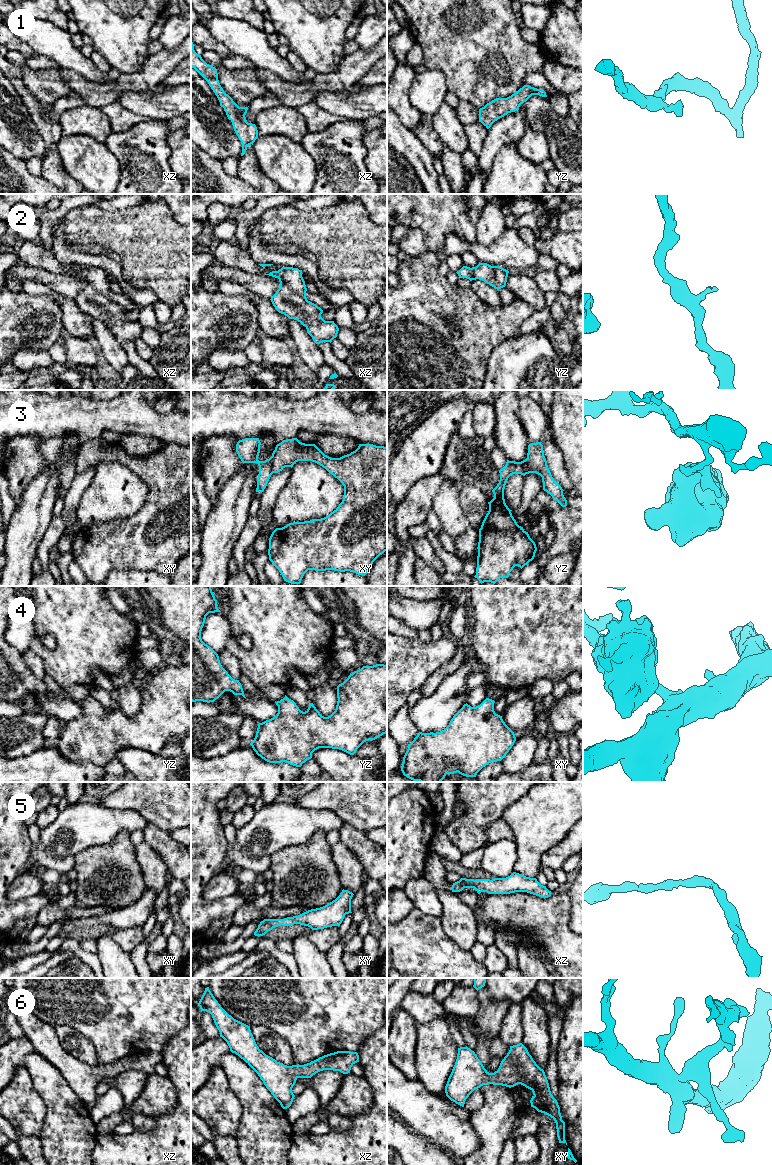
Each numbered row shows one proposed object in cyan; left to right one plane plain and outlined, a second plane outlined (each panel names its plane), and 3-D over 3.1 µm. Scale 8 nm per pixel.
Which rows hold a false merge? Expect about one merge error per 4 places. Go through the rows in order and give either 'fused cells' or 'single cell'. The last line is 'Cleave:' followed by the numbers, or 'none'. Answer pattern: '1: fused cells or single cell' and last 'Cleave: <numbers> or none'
1: single cell
2: single cell
3: fused cells
4: single cell
5: single cell
6: single cell
Cleave: 3

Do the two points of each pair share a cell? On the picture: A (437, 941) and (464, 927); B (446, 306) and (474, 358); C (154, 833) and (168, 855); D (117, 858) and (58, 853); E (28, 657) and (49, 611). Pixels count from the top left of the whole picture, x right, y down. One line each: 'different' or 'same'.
A: different
B: same
C: same
D: different
E: different

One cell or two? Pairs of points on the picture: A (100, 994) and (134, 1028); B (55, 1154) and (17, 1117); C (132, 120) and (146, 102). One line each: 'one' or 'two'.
A: one
B: two
C: two

